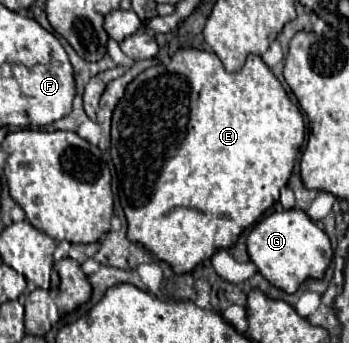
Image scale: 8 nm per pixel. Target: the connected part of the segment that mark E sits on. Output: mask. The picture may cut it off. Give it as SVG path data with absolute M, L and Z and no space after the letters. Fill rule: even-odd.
M179 48L173 56L171 62L165 64L155 64L147 70L143 70L129 86L125 88L125 94L121 102L117 104L117 110L113 112L113 126L111 126L111 160L117 170L117 180L119 180L119 202L123 206L123 212L127 216L127 238L131 242L143 244L149 248L159 260L171 264L173 272L185 274L191 272L197 264L203 260L211 258L217 250L221 248L231 248L239 234L249 226L255 224L279 198L279 192L283 186L287 186L287 180L293 172L295 160L301 152L305 140L305 122L299 112L299 108L291 102L287 96L285 88L281 82L275 78L275 74L269 70L269 66L261 60L257 54L249 54L245 66L239 72L225 72L221 60L217 54L207 52L207 50L197 50L197 48Z

